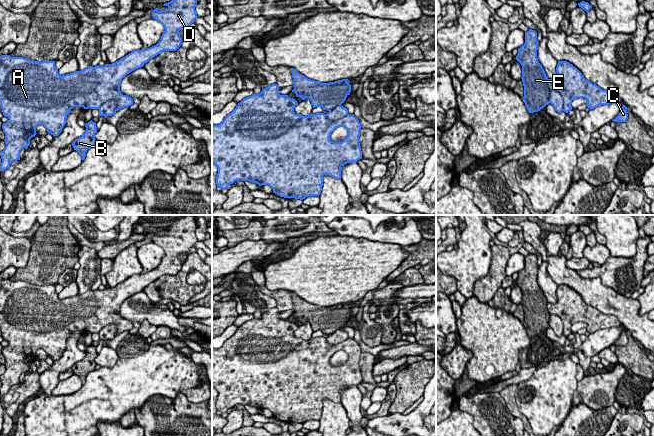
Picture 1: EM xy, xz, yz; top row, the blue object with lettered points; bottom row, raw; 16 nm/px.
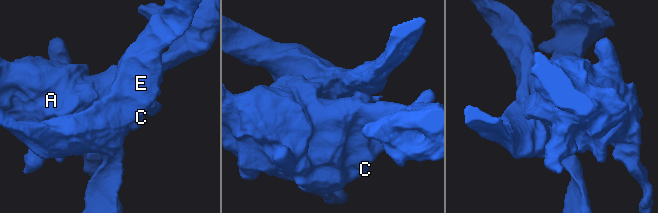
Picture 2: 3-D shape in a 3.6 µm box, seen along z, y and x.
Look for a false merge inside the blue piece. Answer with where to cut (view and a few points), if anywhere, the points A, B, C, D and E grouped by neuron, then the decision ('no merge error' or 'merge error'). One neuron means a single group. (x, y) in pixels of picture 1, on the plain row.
cut yz (547, 303), (549, 312), (560, 318), (563, 334); groups A C D / B E; merge error

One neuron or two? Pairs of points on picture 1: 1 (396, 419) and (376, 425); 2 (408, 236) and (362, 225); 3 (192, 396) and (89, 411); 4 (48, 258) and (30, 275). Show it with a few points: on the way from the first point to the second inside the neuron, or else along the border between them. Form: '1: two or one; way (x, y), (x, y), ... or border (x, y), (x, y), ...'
1: one; way (391, 424), (381, 424)
2: one; way (397, 235), (373, 234)
3: two; border (201, 385), (180, 391)
4: one; way (44, 262), (34, 272)

